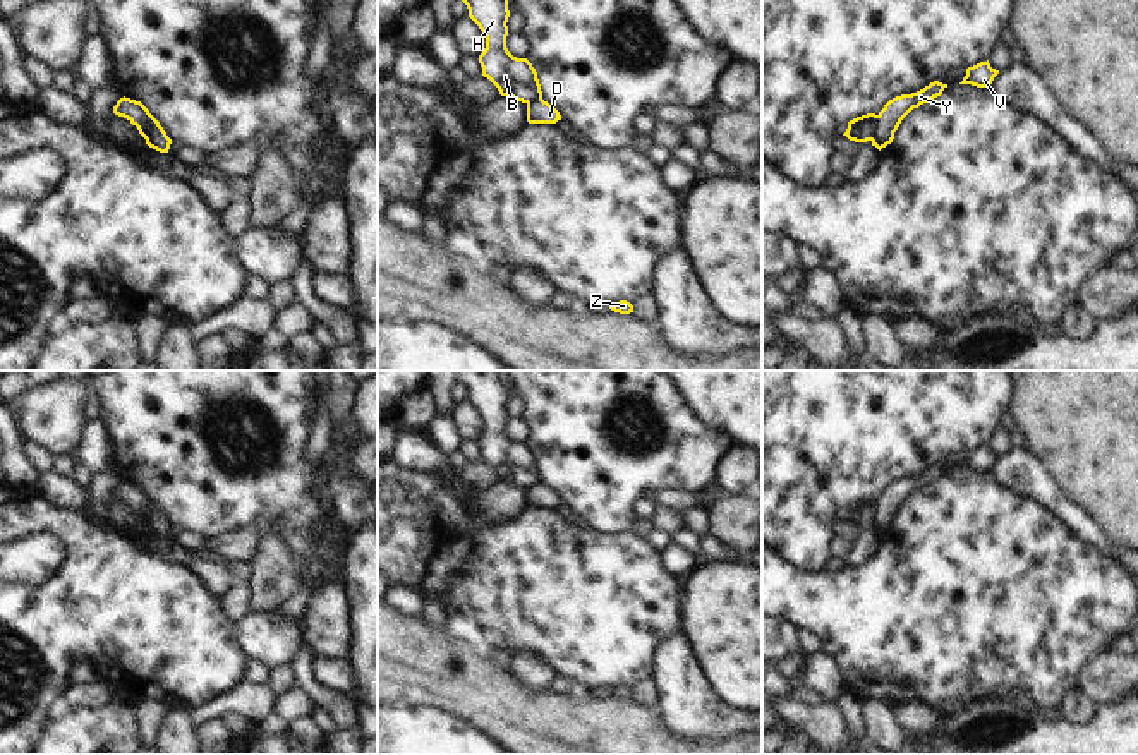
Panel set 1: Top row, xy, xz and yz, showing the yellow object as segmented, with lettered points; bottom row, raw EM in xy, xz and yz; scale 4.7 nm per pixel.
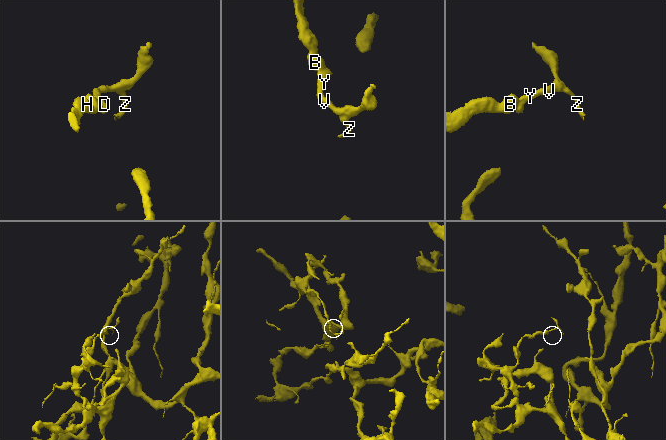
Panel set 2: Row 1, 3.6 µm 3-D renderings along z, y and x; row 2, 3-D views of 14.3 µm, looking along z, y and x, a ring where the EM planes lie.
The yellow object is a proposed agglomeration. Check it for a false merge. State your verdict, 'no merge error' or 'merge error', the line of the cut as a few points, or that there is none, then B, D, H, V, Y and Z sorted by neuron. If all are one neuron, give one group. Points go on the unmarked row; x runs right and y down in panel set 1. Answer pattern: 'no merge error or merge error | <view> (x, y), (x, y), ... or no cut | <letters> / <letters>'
merge error | yz (877, 500), (871, 524) | B H / D V Y Z

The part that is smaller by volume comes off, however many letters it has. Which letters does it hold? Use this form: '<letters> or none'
D, V, Y, Z

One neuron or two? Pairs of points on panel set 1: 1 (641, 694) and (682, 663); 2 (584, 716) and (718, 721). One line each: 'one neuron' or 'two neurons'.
1: two neurons
2: two neurons

